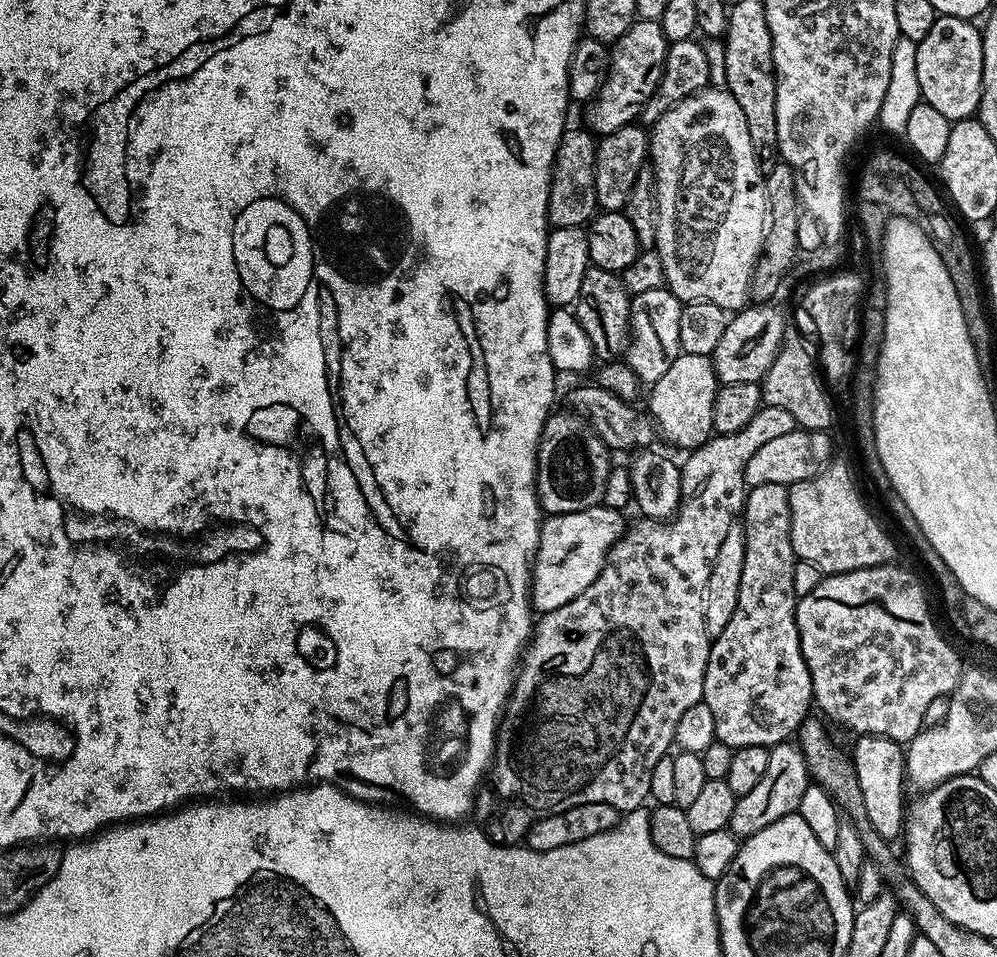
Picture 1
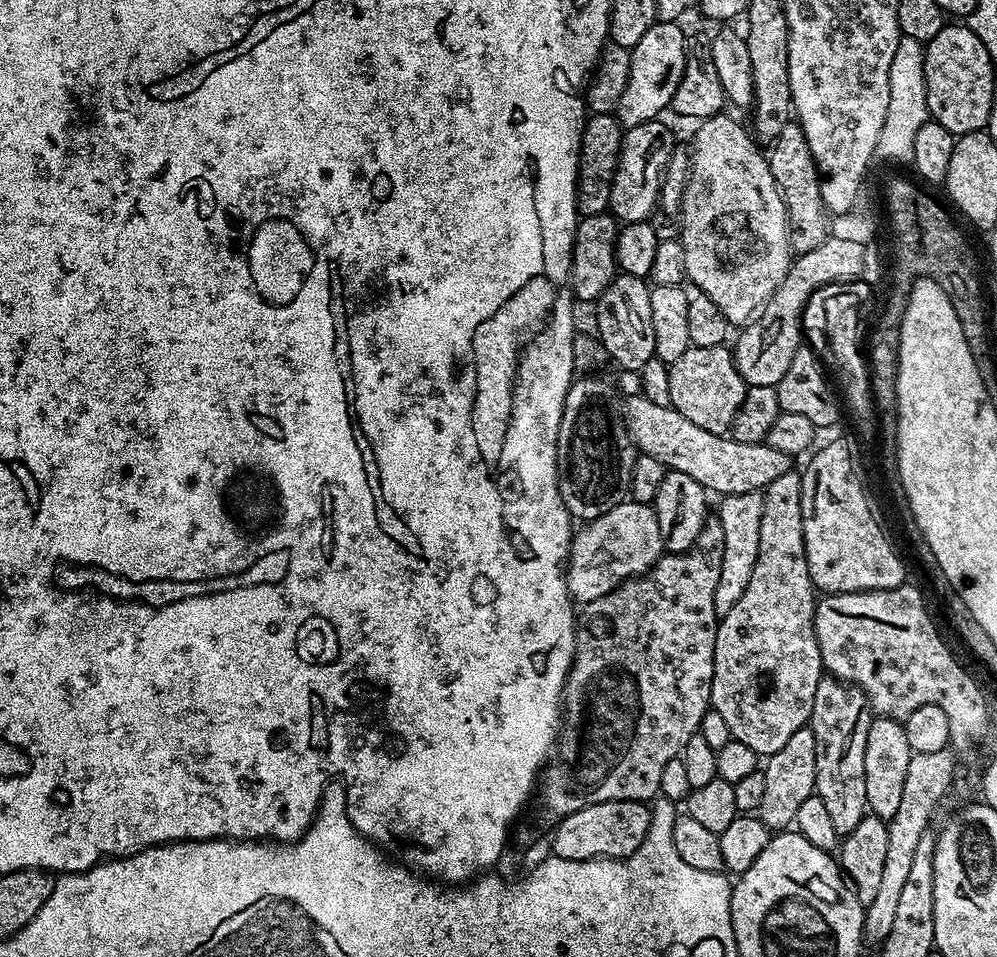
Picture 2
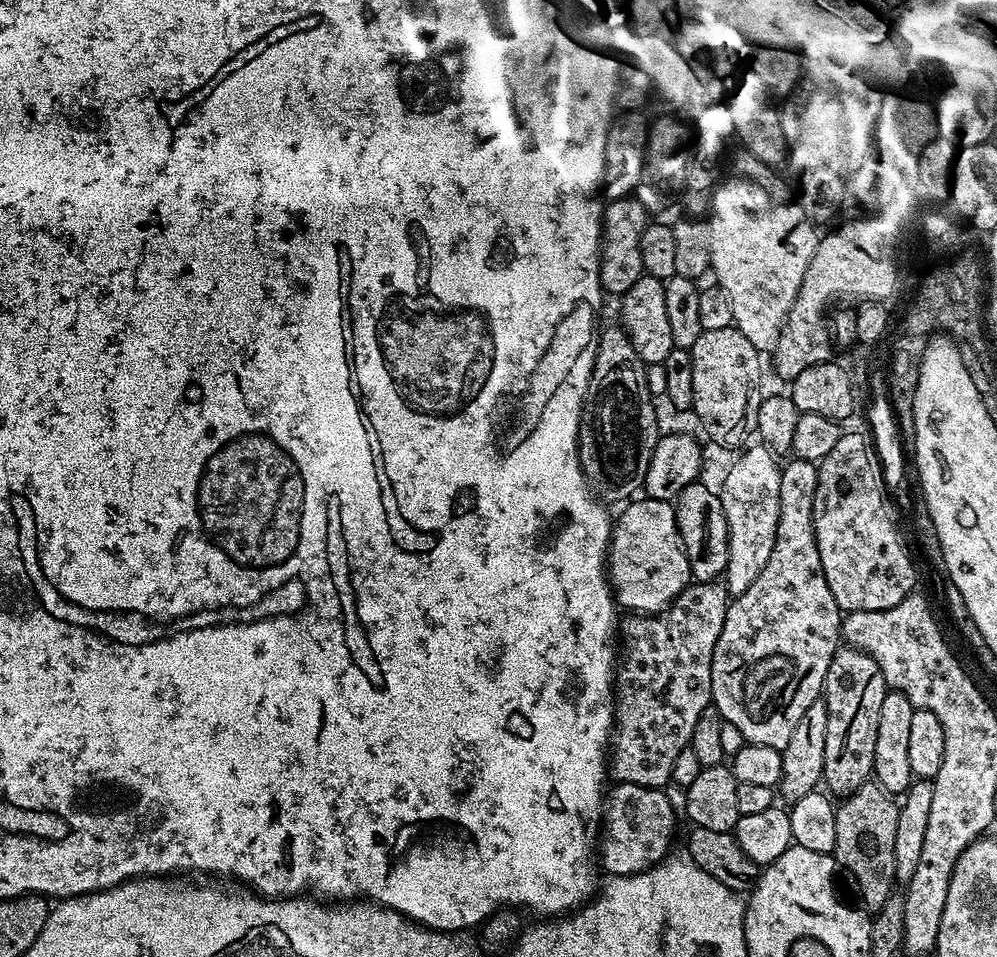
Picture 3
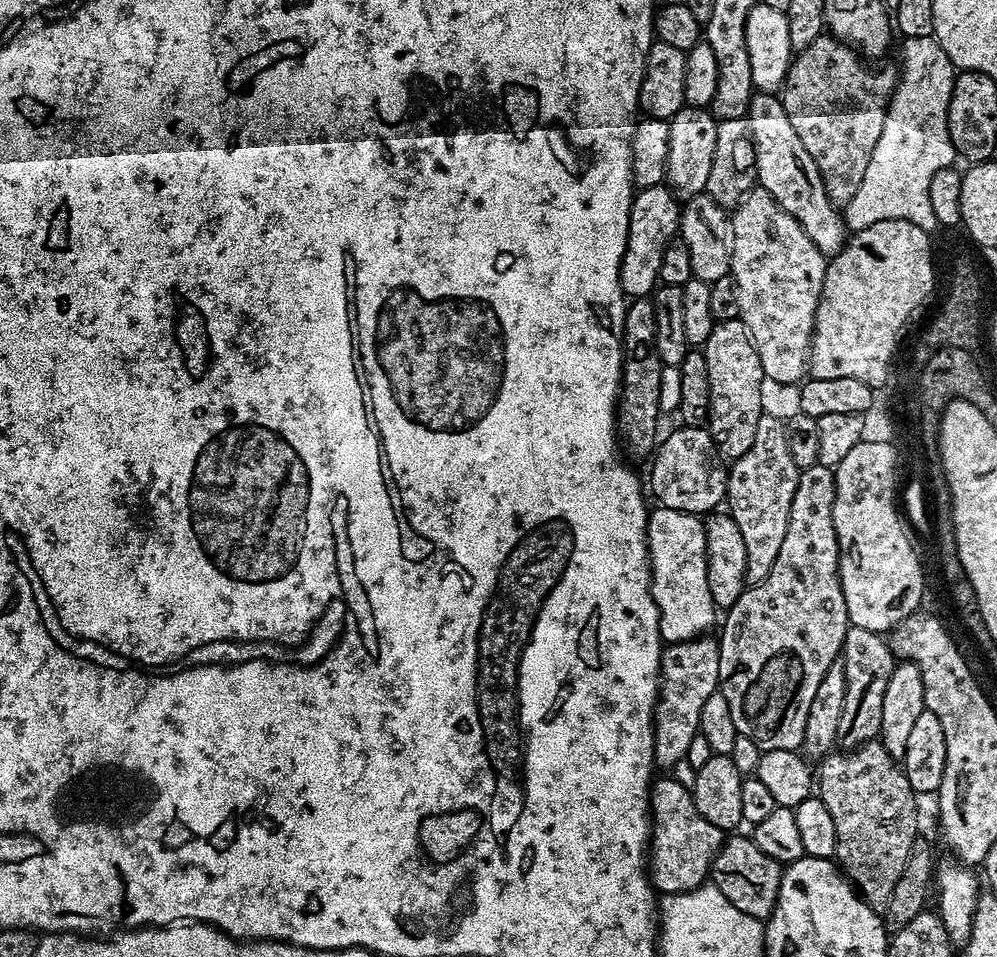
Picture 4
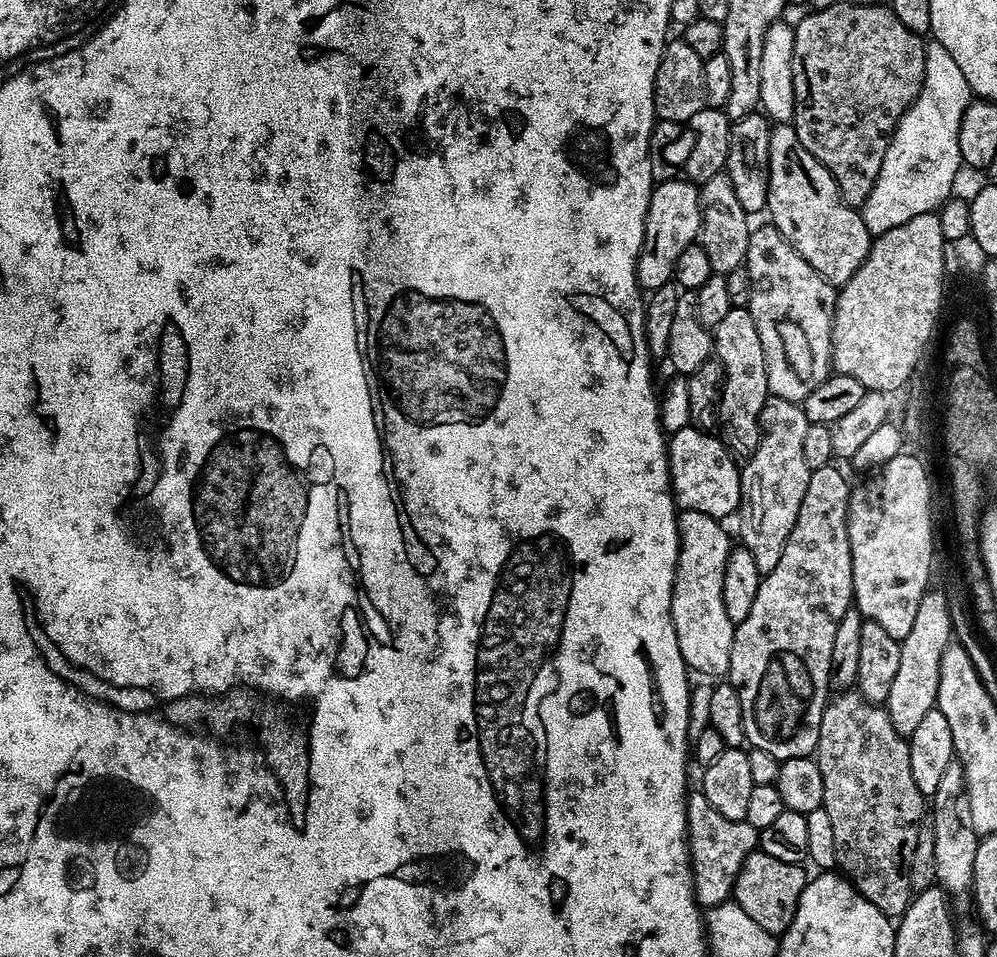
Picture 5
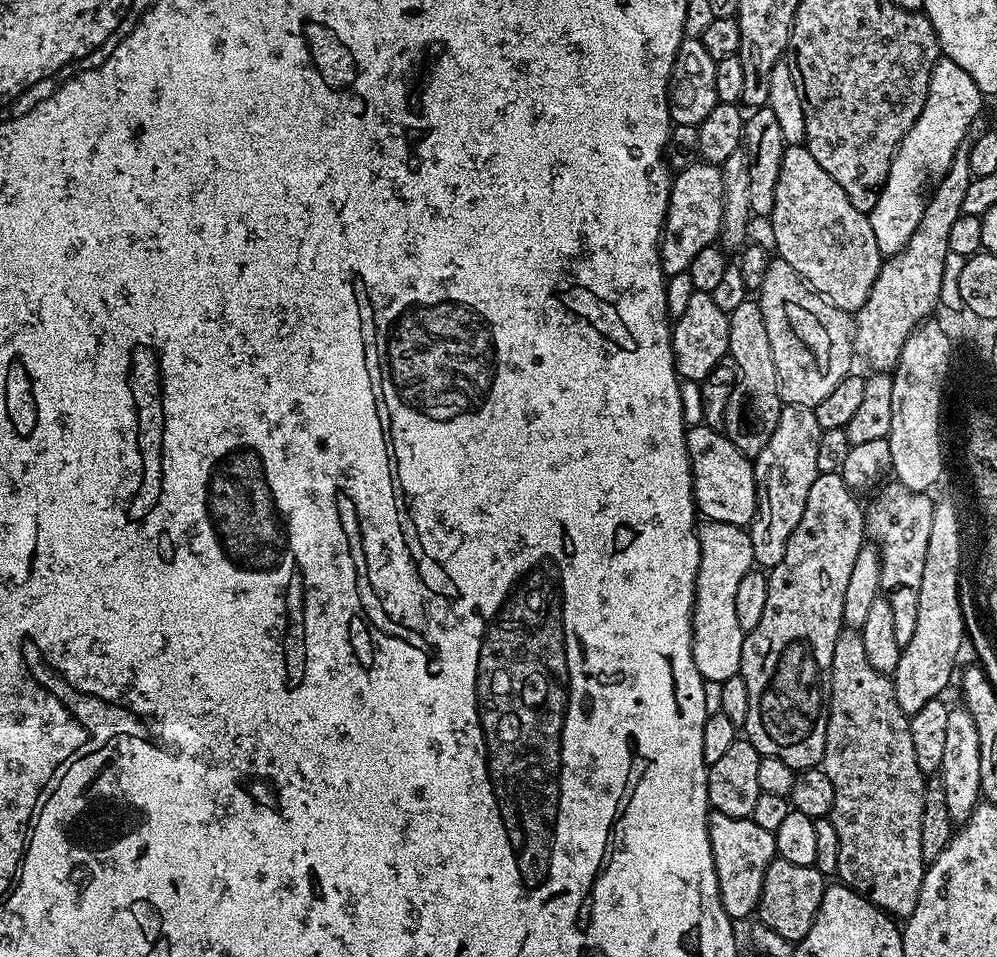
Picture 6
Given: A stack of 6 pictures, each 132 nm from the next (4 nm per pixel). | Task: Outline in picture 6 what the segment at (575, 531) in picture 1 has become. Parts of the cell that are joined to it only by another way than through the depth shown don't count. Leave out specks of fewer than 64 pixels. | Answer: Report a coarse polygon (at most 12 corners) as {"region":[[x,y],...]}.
{"region":[[699,525],[692,653],[709,685],[740,674],[734,597],[751,535]]}

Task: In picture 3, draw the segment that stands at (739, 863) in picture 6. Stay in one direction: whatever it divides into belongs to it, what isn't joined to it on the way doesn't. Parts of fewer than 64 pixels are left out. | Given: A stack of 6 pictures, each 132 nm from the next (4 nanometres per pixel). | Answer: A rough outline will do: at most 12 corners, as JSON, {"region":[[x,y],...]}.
{"region":[[617,783],[598,837],[609,877],[673,851],[678,809],[664,788]]}

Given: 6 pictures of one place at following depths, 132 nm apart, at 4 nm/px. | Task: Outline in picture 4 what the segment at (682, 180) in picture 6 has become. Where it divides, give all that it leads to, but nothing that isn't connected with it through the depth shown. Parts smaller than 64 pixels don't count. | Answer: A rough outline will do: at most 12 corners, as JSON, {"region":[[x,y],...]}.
{"region":[[664,184],[630,206],[620,285],[648,298],[662,254],[680,231],[681,205]]}

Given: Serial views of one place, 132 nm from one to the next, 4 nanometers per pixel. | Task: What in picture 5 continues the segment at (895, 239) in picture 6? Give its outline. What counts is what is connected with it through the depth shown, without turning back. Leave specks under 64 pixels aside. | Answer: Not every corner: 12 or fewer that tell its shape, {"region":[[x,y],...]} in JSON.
{"region":[[928,42],[922,90],[862,209],[873,238],[936,212],[972,88]]}

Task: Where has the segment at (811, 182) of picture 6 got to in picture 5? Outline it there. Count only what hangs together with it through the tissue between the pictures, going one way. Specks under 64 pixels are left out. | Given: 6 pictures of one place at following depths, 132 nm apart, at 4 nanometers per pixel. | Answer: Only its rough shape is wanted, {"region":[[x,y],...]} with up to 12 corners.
{"region":[[791,123],[770,134],[771,227],[833,286],[874,239]]}

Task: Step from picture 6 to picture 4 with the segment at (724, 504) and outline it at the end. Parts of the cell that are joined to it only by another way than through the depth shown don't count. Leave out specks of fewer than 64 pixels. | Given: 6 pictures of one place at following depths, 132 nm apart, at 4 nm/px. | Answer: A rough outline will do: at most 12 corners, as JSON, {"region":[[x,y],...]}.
{"region":[[679,426],[652,463],[655,503],[708,514],[728,468],[707,427]]}

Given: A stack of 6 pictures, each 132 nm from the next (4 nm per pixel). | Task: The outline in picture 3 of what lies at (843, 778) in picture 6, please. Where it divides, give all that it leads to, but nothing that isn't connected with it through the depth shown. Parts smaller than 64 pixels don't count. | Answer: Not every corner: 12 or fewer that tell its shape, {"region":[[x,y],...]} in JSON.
{"region":[[875,782],[836,809],[837,865],[872,914],[897,887],[897,797]]}

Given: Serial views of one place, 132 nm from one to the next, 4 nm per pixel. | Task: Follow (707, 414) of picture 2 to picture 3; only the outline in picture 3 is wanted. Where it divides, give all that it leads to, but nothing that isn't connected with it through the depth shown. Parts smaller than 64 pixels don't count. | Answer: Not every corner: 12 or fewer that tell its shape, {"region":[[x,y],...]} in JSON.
{"region":[[734,326],[690,351],[697,422],[745,443],[761,353]]}

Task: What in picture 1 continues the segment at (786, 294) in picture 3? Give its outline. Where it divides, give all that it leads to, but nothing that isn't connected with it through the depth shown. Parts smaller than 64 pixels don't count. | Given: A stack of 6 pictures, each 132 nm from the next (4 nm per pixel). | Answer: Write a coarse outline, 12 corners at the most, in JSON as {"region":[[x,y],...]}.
{"region":[[703,88],[651,125],[656,247],[735,314],[768,195],[746,118]]}

